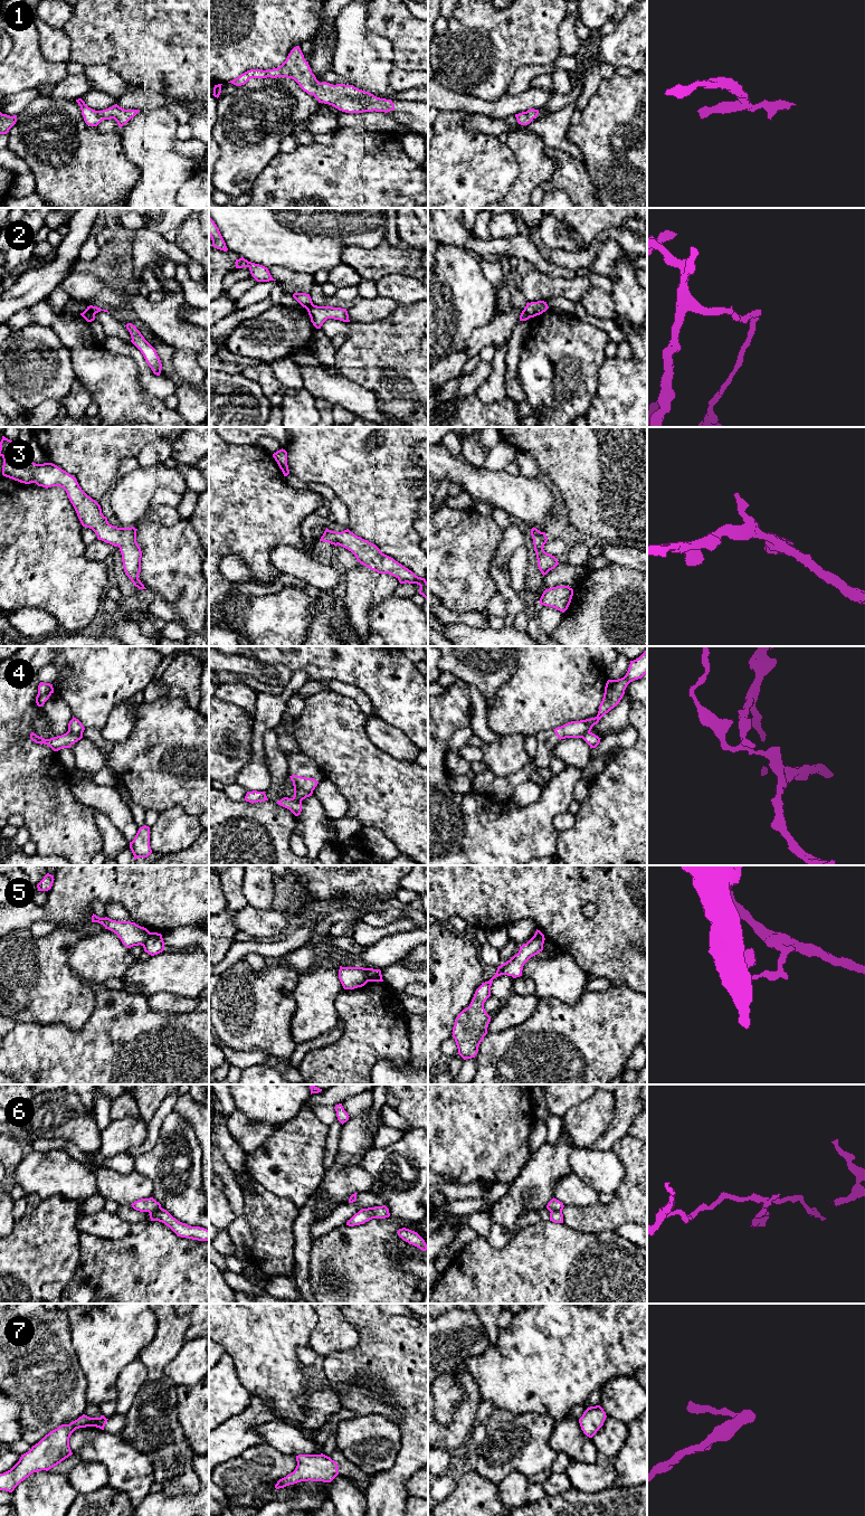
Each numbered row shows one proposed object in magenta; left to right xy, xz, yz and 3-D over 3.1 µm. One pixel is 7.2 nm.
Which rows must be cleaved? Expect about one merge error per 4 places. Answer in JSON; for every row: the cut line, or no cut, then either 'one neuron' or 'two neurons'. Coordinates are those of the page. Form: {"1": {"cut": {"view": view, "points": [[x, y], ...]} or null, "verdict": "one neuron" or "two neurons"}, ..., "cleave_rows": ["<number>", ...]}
{"1": {"cut": null, "verdict": "one neuron"}, "2": {"cut": {"view": "xy", "points": [[87, 308], [94, 314]]}, "verdict": "two neurons"}, "3": {"cut": null, "verdict": "one neuron"}, "4": {"cut": {"view": "xy", "points": [[67, 731], [82, 736]]}, "verdict": "two neurons"}, "5": {"cut": {"view": "xy", "points": [[150, 932], [142, 945]]}, "verdict": "two neurons"}, "6": {"cut": {"view": "xy", "points": [[161, 1207], [150, 1213]]}, "verdict": "two neurons"}, "7": {"cut": null, "verdict": "one neuron"}, "cleave_rows": ["2", "4", "5", "6"]}

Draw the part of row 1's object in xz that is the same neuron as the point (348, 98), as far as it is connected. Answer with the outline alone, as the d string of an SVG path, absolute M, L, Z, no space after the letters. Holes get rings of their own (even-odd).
M300 46L294 47L286 60L273 69L250 69L228 82L236 86L245 85L250 78L277 78L287 77L294 79L300 87L310 95L313 95L319 103L334 106L345 113L384 112L395 110L391 100L380 98L373 94L359 89L353 85L336 84L326 82L320 83L305 60Z

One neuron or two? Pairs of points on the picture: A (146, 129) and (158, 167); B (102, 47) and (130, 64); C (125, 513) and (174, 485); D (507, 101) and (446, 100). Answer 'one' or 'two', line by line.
A: one
B: one
C: one
D: one

